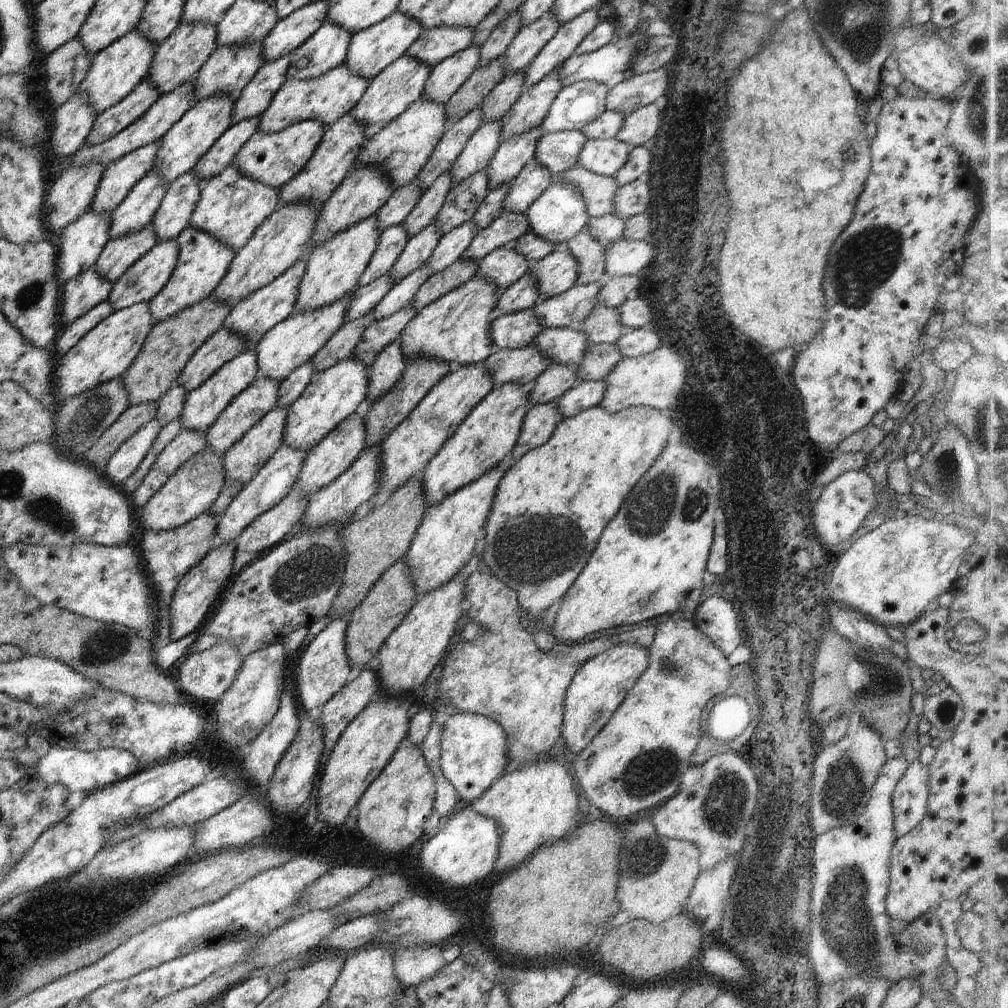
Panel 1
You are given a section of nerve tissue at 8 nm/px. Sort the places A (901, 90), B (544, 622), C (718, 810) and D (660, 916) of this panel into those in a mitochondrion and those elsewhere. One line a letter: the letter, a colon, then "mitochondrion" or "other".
A: other
B: other
C: mitochondrion
D: other

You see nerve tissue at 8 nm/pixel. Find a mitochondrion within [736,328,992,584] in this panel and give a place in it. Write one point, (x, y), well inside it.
(941, 467)

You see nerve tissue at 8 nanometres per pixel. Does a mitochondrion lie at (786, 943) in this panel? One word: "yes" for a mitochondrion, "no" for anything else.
no

